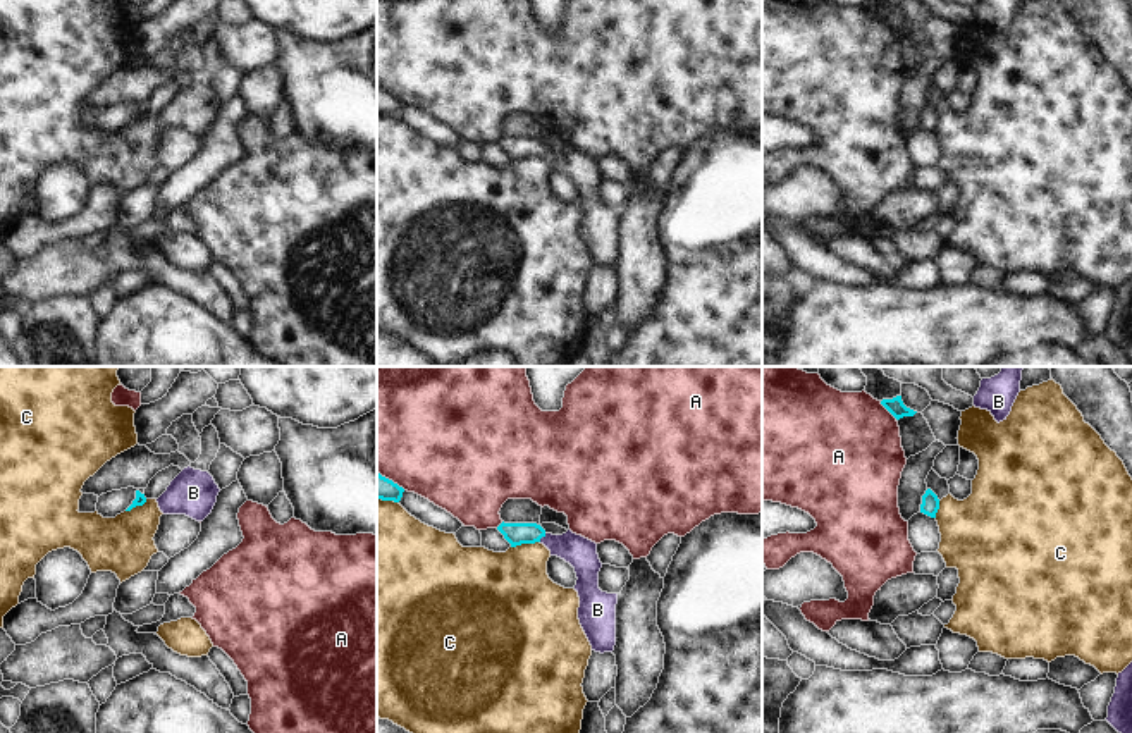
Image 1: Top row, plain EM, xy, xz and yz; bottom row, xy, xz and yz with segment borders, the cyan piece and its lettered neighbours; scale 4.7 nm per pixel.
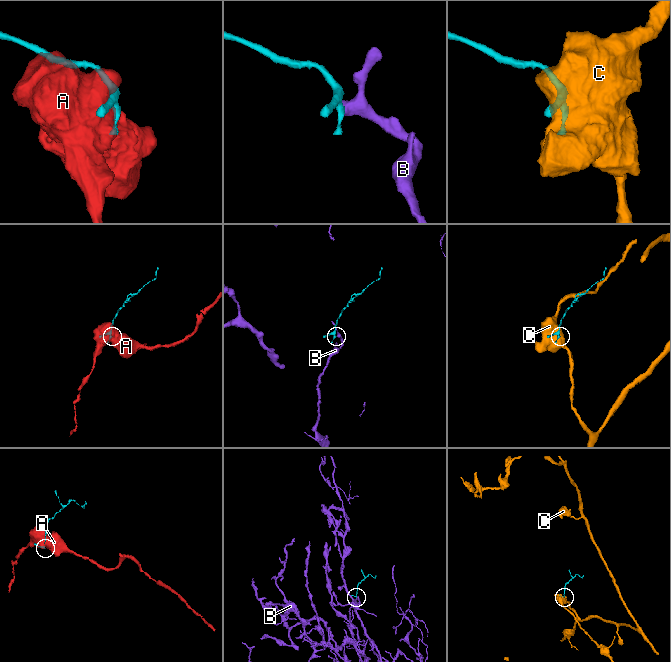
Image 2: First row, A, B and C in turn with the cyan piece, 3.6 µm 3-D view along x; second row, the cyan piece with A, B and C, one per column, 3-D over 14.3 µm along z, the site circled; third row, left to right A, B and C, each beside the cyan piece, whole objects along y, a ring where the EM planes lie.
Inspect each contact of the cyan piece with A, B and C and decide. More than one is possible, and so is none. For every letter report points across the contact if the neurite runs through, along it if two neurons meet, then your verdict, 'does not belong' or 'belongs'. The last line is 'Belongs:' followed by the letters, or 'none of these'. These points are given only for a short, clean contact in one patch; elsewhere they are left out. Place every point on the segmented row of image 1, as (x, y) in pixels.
A: does not belong
B: across xz (516, 534), (542, 535), (580, 553) | belongs
C: does not belong
Belongs: B

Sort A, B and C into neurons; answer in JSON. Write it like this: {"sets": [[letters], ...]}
{"sets": [["A"], ["B"], ["C"]]}

